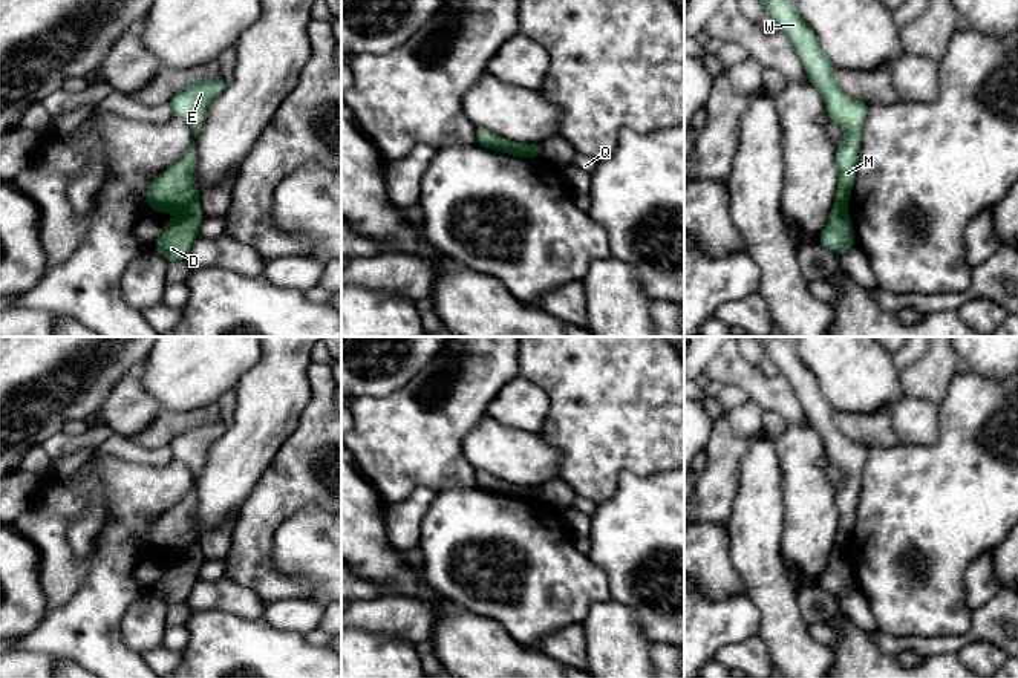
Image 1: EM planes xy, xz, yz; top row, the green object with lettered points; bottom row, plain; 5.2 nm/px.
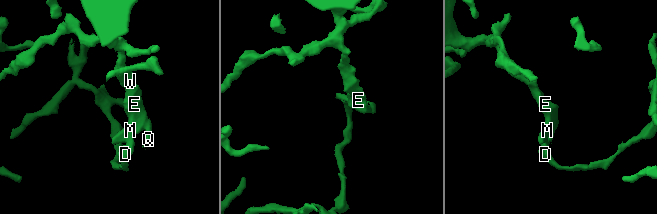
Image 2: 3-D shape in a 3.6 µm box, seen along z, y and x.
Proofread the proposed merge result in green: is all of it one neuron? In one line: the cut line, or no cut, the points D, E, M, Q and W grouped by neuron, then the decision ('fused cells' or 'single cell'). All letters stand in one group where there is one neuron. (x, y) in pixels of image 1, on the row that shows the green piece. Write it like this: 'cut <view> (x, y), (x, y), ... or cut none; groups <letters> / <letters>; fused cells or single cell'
cut xy (196, 198), (179, 211); groups D / E M Q W; fused cells

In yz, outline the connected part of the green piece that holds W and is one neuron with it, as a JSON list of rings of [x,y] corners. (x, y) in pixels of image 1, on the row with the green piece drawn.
[[[761,0],[762,8],[776,21],[778,31],[788,35],[796,49],[805,73],[821,92],[830,119],[845,132],[845,141],[836,152],[839,171],[834,202],[848,205],[856,181],[856,165],[862,142],[862,127],[866,119],[868,106],[848,96],[833,77],[833,66],[824,54],[814,31],[802,20],[793,0]]]

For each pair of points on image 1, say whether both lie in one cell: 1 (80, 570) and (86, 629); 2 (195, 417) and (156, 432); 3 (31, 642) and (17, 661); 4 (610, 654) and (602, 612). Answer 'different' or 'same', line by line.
1: different
2: same
3: different
4: same

